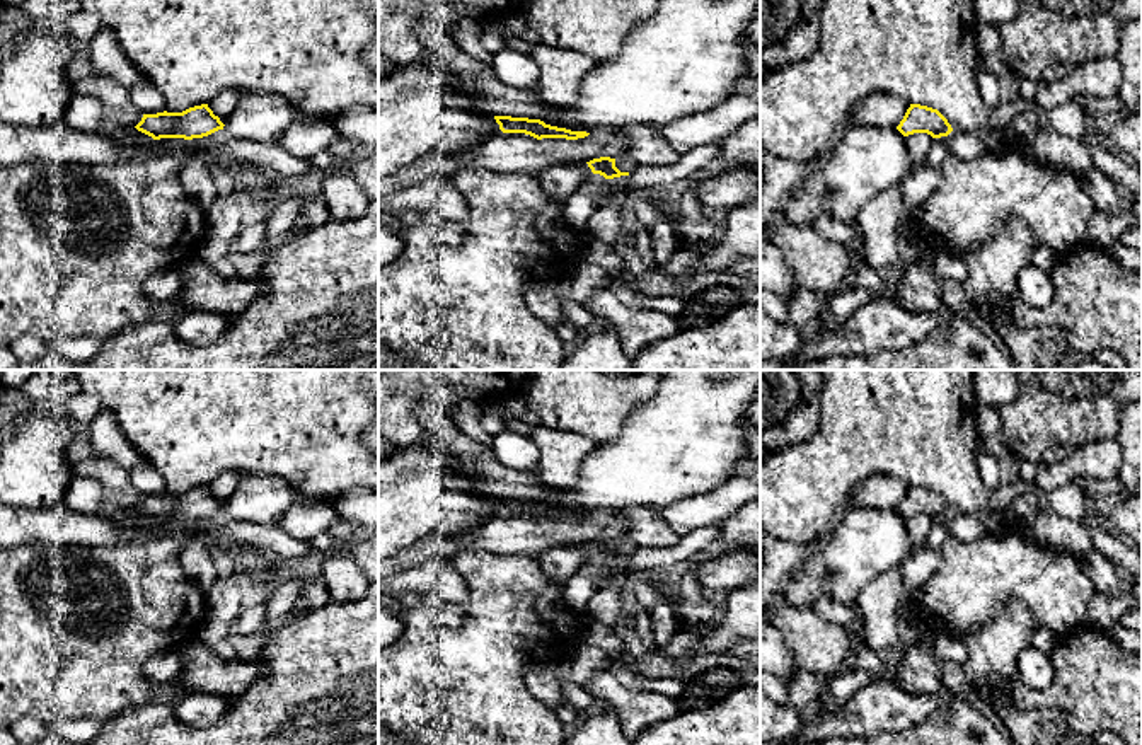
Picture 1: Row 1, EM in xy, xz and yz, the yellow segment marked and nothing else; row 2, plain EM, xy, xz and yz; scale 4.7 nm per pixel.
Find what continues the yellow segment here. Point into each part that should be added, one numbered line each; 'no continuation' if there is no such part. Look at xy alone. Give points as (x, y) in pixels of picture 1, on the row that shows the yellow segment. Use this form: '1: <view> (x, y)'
no continuation

